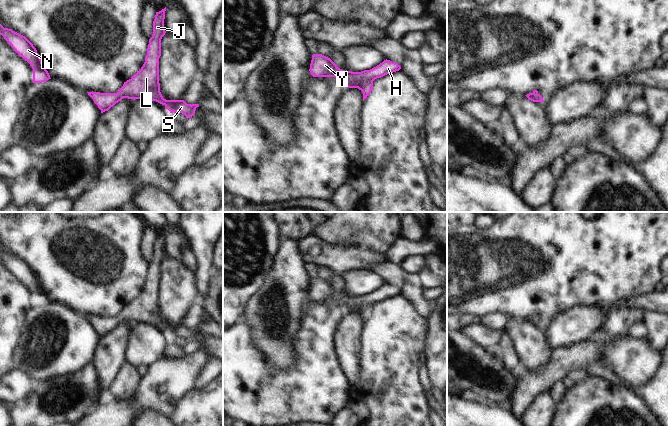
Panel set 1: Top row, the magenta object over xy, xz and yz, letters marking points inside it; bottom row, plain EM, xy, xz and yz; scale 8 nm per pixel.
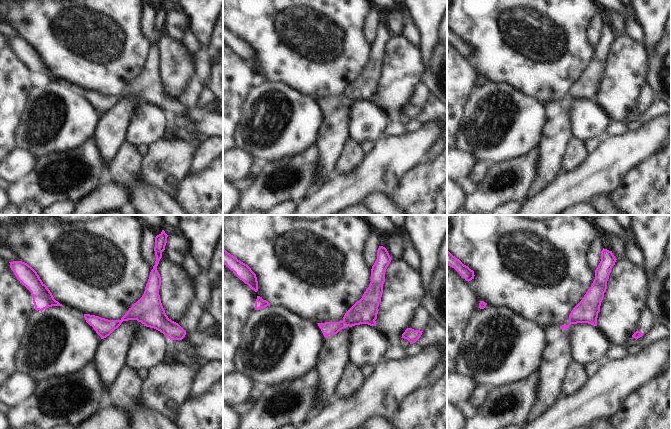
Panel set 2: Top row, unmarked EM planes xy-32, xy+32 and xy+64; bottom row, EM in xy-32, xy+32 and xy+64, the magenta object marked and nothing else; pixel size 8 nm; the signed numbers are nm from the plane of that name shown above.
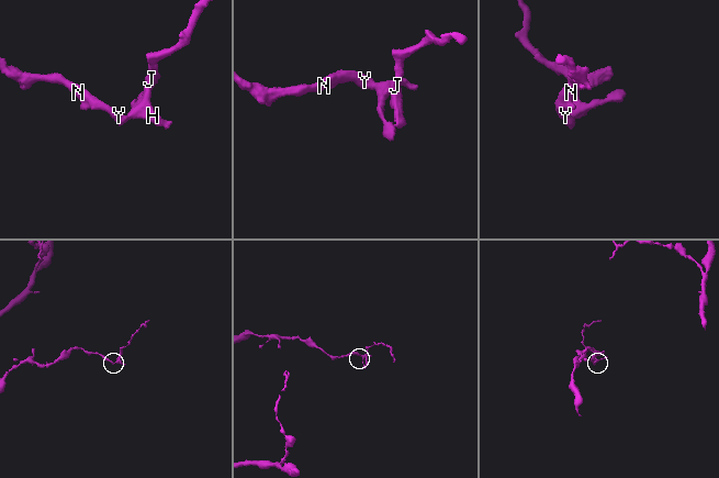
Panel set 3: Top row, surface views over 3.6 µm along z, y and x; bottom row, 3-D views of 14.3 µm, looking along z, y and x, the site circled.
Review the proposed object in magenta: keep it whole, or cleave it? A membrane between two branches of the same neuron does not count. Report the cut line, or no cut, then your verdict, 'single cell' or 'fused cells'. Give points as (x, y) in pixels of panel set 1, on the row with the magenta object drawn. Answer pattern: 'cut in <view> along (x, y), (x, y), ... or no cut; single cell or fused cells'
no cut; single cell

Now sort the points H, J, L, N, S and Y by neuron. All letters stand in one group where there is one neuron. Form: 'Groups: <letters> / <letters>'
Groups: H J L N S Y

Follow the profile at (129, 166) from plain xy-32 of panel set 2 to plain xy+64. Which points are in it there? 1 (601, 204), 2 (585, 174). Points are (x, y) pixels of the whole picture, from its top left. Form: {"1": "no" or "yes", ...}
{"1": "yes", "2": "no"}

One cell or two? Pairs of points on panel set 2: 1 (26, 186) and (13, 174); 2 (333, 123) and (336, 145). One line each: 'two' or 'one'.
1: two
2: one

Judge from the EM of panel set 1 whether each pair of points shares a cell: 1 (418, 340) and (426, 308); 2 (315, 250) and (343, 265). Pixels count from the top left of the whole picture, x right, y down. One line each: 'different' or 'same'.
1: different
2: same

